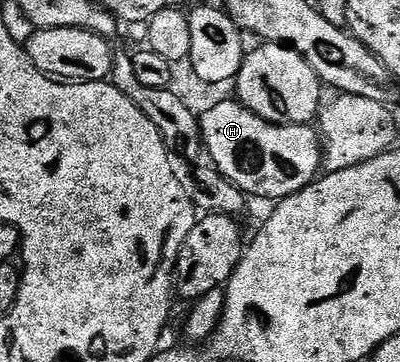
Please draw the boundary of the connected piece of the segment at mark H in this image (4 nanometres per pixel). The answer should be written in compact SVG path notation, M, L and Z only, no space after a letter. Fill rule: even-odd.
M230 97L199 115L201 140L217 172L246 196L280 201L299 193L323 171L323 144L316 126L308 123L269 123Z

